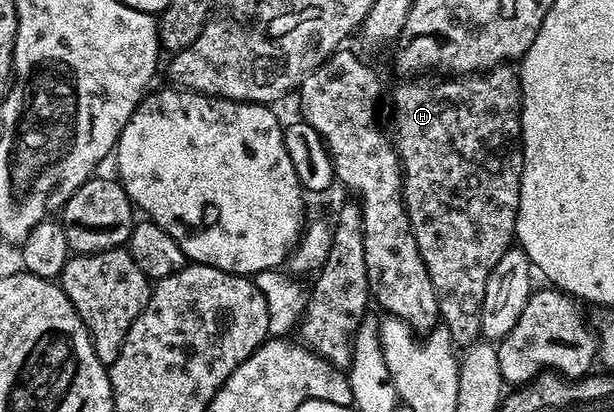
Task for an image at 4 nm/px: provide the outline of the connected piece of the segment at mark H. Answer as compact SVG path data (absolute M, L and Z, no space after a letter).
M506 64L506 65L495 65L495 66L493 66L493 68L492 68L492 69L484 69L484 70L483 70L483 72L482 72L482 73L465 73L465 74L462 74L462 75L451 75L451 76L448 76L448 77L447 77L447 78L446 78L446 79L439 79L439 80L443 80L443 81L427 81L427 80L431 80L431 79L403 79L403 82L401 82L401 83L400 83L400 85L399 85L399 86L397 86L397 87L396 87L396 89L395 89L395 133L394 133L394 132L393 132L393 144L394 144L394 146L395 146L395 152L396 152L396 153L398 153L398 155L399 155L399 163L400 163L400 165L402 165L402 167L403 167L403 205L404 205L404 206L405 206L405 208L406 208L406 209L407 209L407 214L408 214L408 215L409 215L409 223L410 223L410 224L411 224L411 230L412 230L412 231L413 231L413 239L417 239L417 247L418 247L418 248L419 248L419 250L420 250L420 251L421 251L421 259L422 259L422 260L423 260L423 262L424 262L424 263L425 263L425 267L426 267L426 268L427 268L427 270L428 270L428 271L429 271L429 279L430 279L430 280L431 280L431 282L432 282L432 283L433 283L433 287L434 287L434 288L435 288L435 293L436 293L436 294L437 294L437 303L438 303L438 304L439 304L439 315L440 315L440 318L441 318L441 321L442 321L442 324L443 324L443 325L444 325L444 326L445 326L445 328L447 328L447 330L448 330L448 331L449 331L449 335L450 335L450 336L451 336L451 344L452 344L452 345L454 345L454 346L456 346L456 347L458 347L458 348L459 348L459 349L460 349L460 350L464 350L464 349L468 349L468 348L469 348L469 346L470 346L470 345L471 345L471 344L472 344L472 343L473 343L473 342L474 342L474 341L478 341L478 340L480 340L480 337L481 337L481 315L480 315L480 314L479 314L479 312L480 312L480 311L481 311L481 303L485 303L485 283L489 283L489 271L493 271L493 267L497 267L497 259L501 259L501 255L505 255L505 251L506 251L506 250L507 250L507 249L509 249L509 248L512 248L512 245L513 245L513 238L514 238L514 236L515 236L515 220L516 220L516 219L517 219L517 215L518 215L518 214L519 214L519 188L520 188L520 187L521 187L521 175L522 175L522 174L523 174L523 136L522 136L522 135L521 135L521 119L520 119L520 118L519 118L519 112L520 112L520 111L521 111L521 103L520 103L520 102L519 102L519 75L518 75L518 72L516 72L516 70L515 70L515 69L514 69L514 68L512 68L512 66L511 66L511 65L510 65L510 64Z

